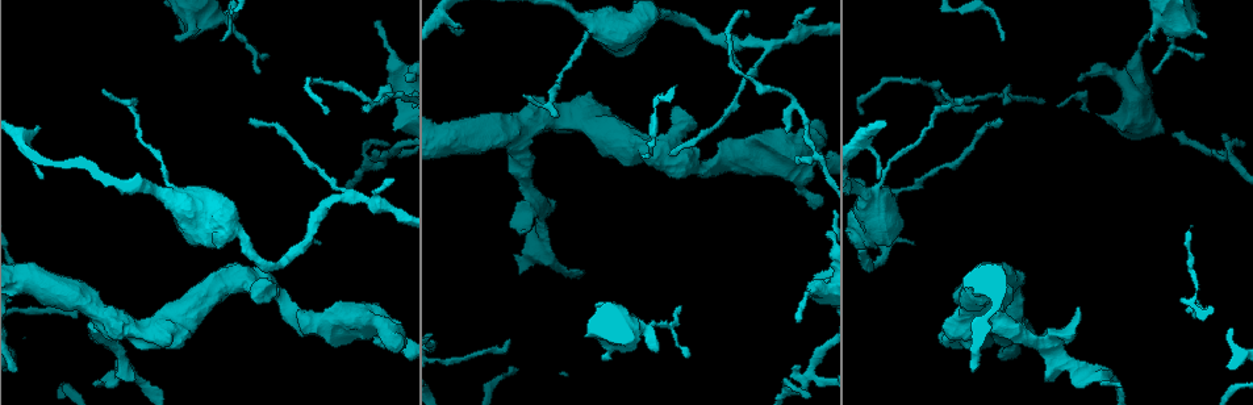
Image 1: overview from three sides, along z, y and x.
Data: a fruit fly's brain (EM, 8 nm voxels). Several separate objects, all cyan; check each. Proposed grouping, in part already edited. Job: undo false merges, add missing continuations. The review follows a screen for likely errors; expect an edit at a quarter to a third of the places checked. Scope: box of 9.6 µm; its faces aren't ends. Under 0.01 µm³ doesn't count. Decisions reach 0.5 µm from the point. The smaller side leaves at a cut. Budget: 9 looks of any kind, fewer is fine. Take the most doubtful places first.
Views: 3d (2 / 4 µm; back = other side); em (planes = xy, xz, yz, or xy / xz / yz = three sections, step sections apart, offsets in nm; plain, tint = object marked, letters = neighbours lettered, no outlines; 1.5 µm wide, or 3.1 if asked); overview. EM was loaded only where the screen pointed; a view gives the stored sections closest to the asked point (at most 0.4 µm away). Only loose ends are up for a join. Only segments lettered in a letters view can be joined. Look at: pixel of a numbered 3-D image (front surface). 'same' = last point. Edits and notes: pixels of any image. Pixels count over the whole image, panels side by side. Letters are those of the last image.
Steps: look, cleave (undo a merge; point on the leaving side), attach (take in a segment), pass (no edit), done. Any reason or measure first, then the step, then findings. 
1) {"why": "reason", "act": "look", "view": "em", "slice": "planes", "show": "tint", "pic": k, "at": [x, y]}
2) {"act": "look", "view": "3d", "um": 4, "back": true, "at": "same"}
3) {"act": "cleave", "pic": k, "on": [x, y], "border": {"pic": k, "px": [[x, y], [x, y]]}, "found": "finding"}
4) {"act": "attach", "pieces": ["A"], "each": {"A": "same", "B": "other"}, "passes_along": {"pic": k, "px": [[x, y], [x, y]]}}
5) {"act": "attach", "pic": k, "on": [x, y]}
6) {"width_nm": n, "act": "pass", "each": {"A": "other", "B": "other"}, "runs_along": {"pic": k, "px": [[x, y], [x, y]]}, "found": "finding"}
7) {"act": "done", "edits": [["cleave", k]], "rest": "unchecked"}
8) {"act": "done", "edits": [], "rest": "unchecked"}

{"why": "branch stops here", "act": "look", "view": "em", "slice": "planes", "show": "tint", "pic": 1, "at": [520, 232]}

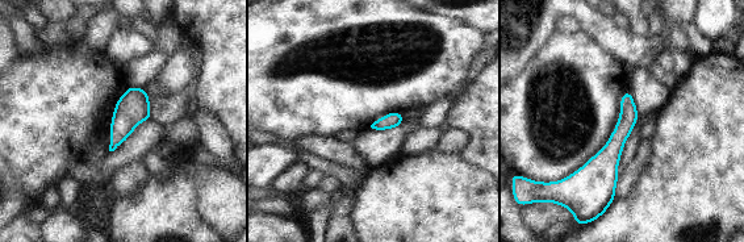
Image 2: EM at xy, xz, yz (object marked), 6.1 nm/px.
{"act": "look", "view": "em", "slice": "planes", "show": "letters", "at": "same"}

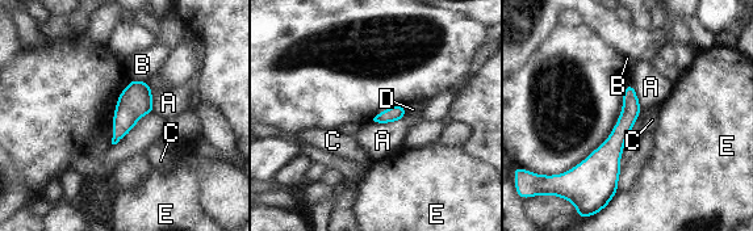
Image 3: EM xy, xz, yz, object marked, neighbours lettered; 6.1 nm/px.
{"act": "pass", "each": {"A": "other", "B": "other", "C": "other", "D": "other", "E": "other"}, "border": {"pic": 3, "px": [[405, 116], [390, 122], [373, 121]]}, "found": "no lettered segment goes on from it"}

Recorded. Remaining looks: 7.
{"why": "an open end", "act": "look", "view": "em", "slice": "planes", "show": "letters", "pic": 1, "at": [1153, 38]}

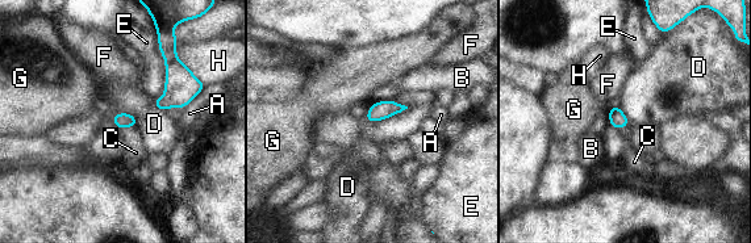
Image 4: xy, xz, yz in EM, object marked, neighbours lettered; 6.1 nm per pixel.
{"longest_contact_nm": ["E", 400], "act": "attach", "pic": 4, "on": [136, 153], "each": {"A": "other", "B": "other", "C": "same", "D": "other", "E": "other", "F": "other", "G": "other", "H": "other"}, "passes_along": {"pic": 4, "px": [[121, 120], [126, 126], [136, 153]]}, "found": "the neuron continues"}

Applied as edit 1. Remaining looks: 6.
{"why": "redraw", "act": "look", "view": "overview"}

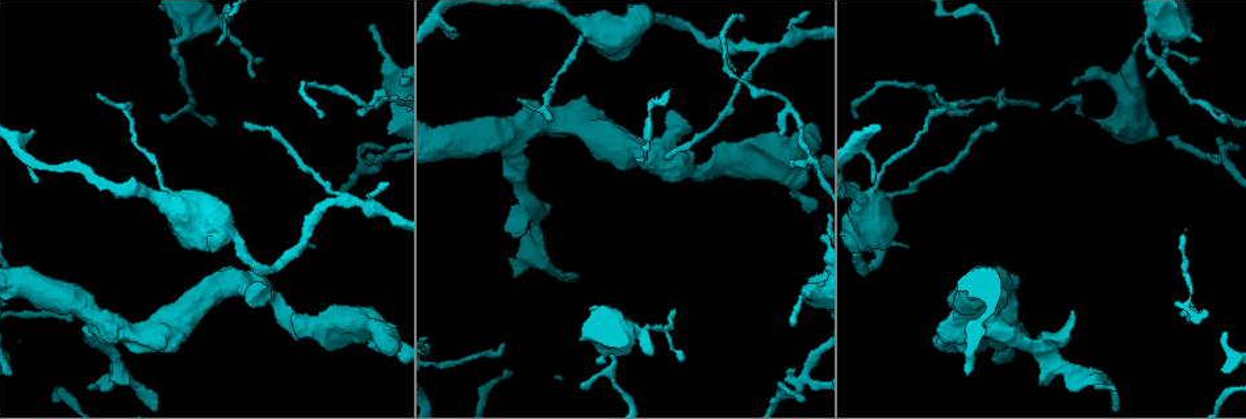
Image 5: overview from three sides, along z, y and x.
{"act": "look", "view": "3d", "um": 4, "pic": 5, "at": [792, 322]}

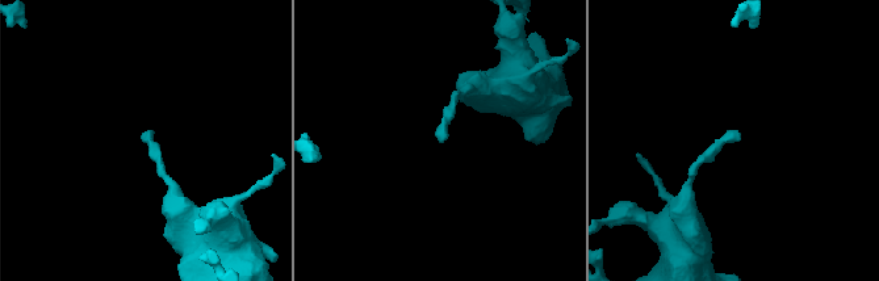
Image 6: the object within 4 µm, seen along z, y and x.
{"why": "now the EM", "act": "look", "view": "em", "slice": "yz", "step": 4, "show": "letters", "pic": 6, "at": [739, 137]}

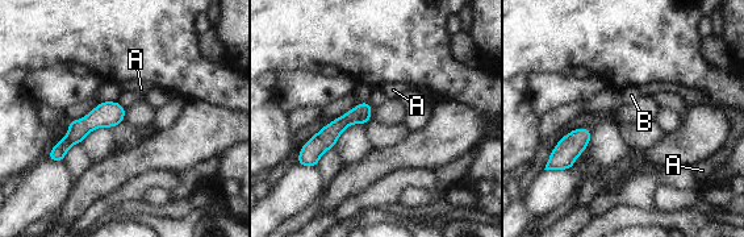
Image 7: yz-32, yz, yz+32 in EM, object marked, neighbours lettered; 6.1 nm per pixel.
{"act": "pass", "each": {"A": "other", "B": "other"}, "runs_along": {"pic": 7, "px": [[121, 111], [96, 117], [55, 154]]}, "found": "none of them fits"}

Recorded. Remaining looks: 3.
{"act": "done", "edits": [["attach", 4]], "rest": "unchecked"}

